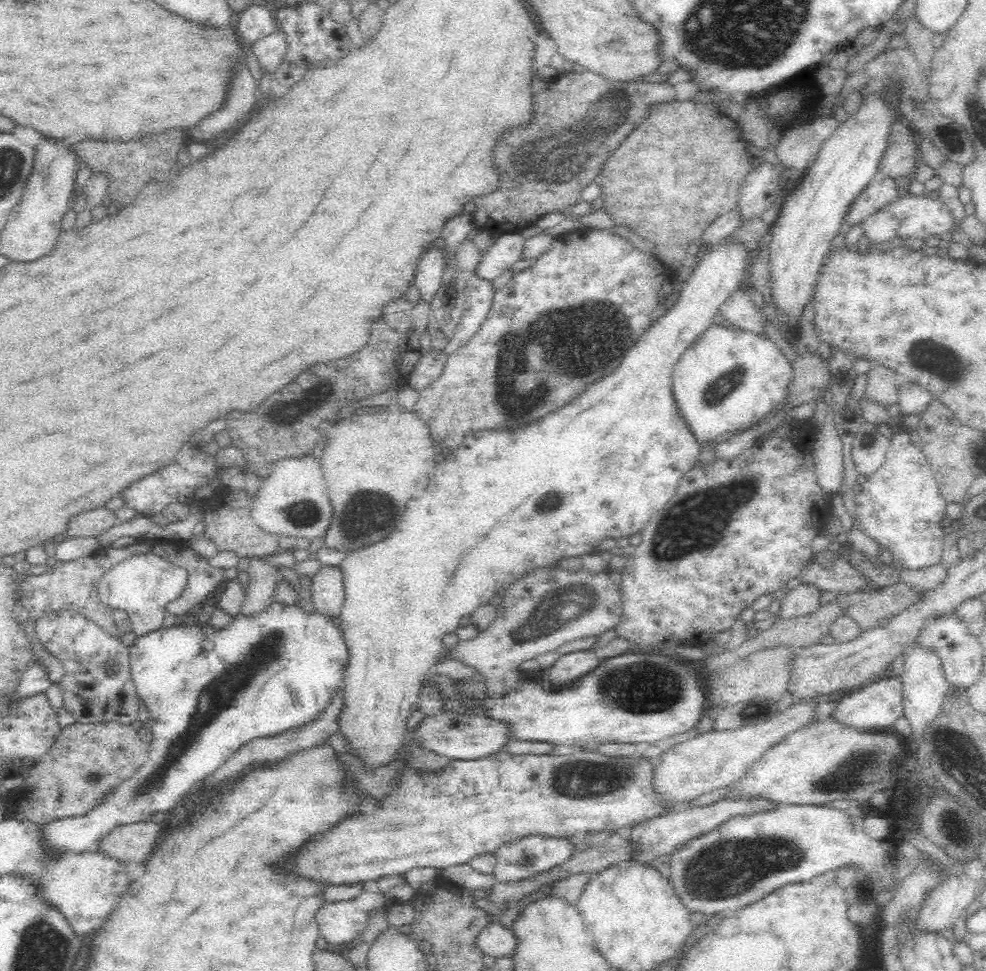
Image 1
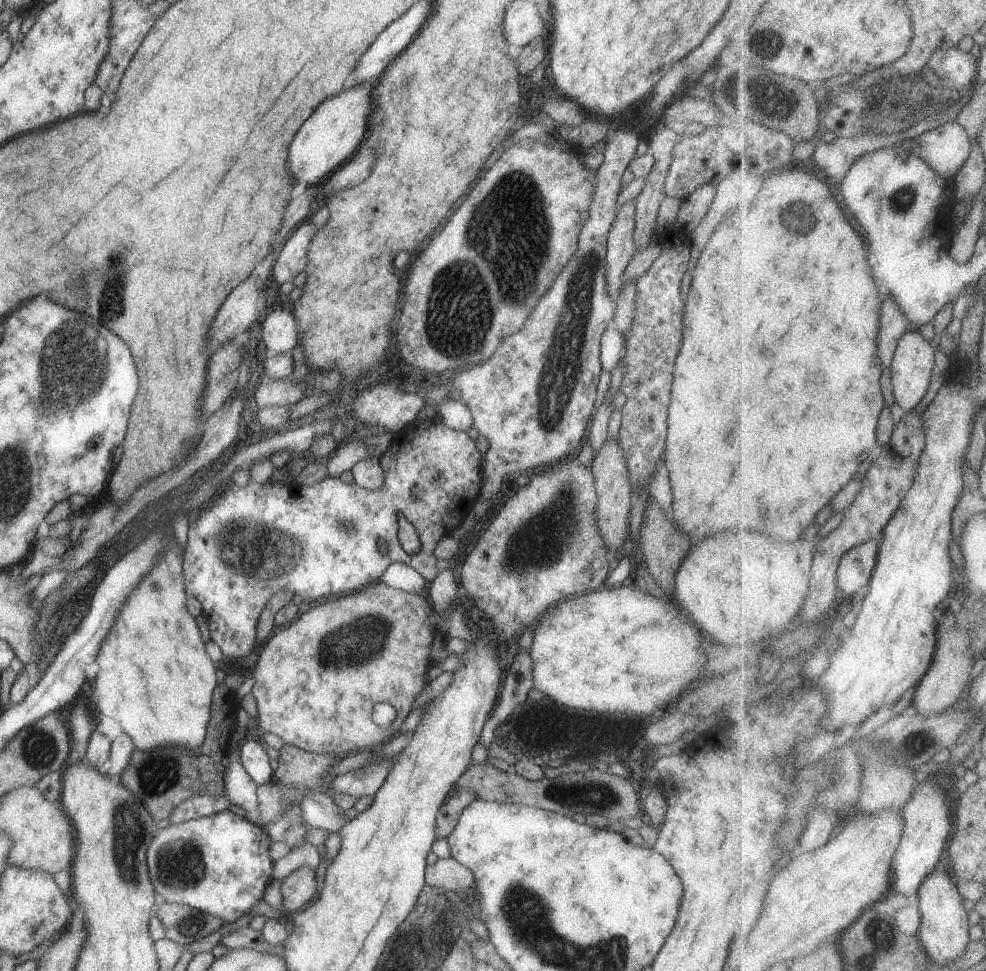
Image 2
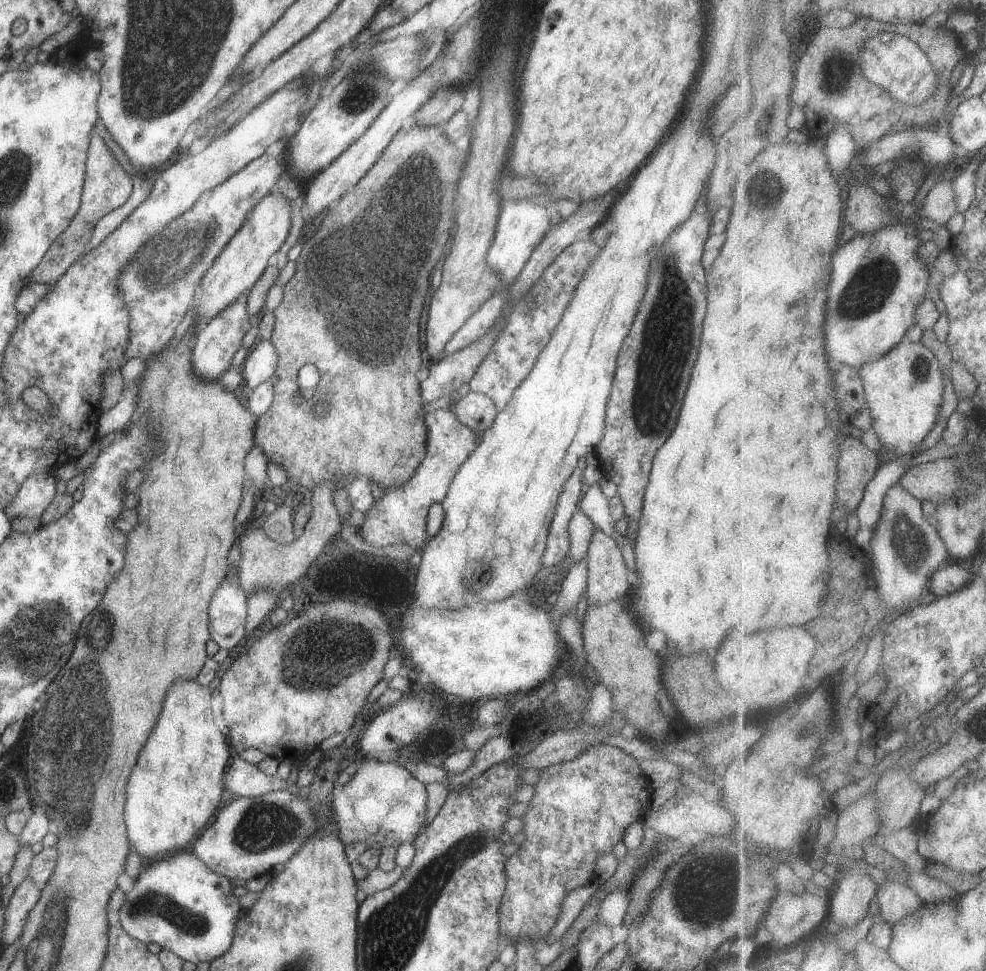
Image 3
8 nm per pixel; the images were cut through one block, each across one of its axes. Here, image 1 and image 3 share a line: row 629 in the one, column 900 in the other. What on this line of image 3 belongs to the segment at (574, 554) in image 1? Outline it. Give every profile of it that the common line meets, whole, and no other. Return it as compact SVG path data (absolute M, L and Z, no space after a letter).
M906 337L892 352L884 358L872 361L863 366L862 374L867 390L867 397L874 416L874 430L878 434L882 444L897 452L897 456L914 454L916 448L922 446L922 442L936 428L941 419L942 409L945 408L946 378L945 371L940 366L940 360L936 352L922 342L912 342Z

